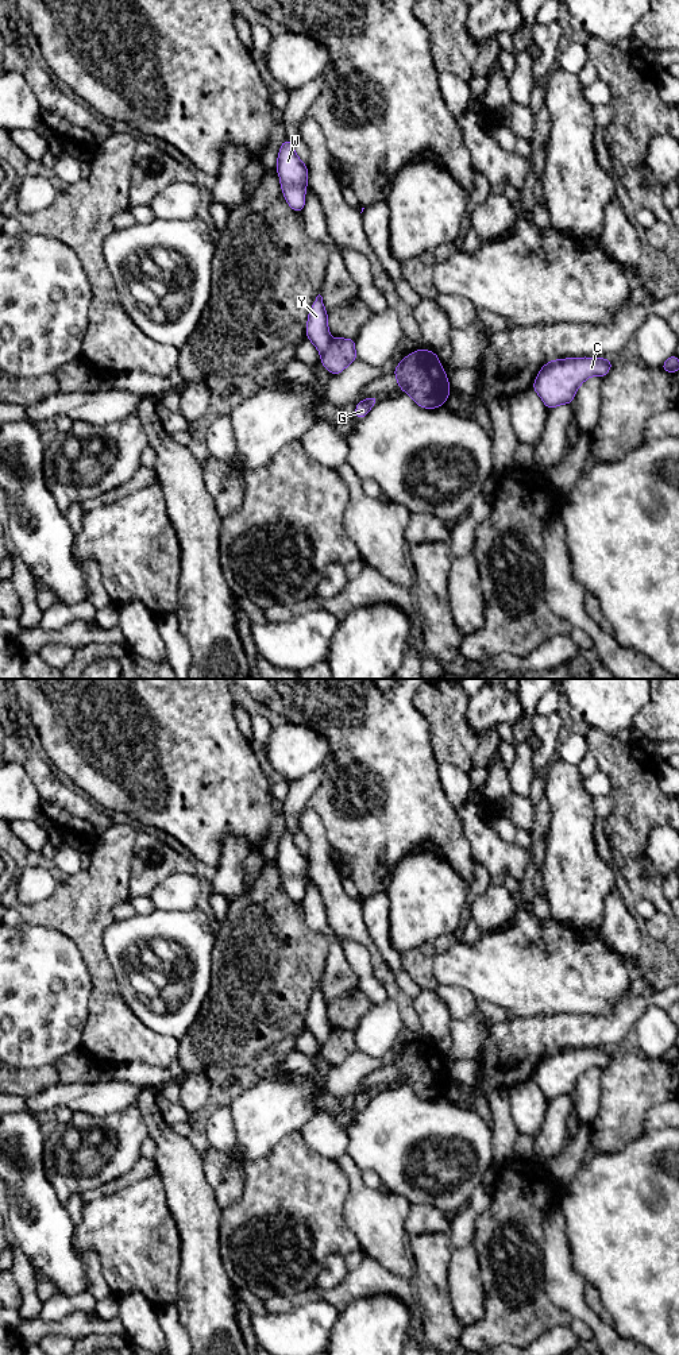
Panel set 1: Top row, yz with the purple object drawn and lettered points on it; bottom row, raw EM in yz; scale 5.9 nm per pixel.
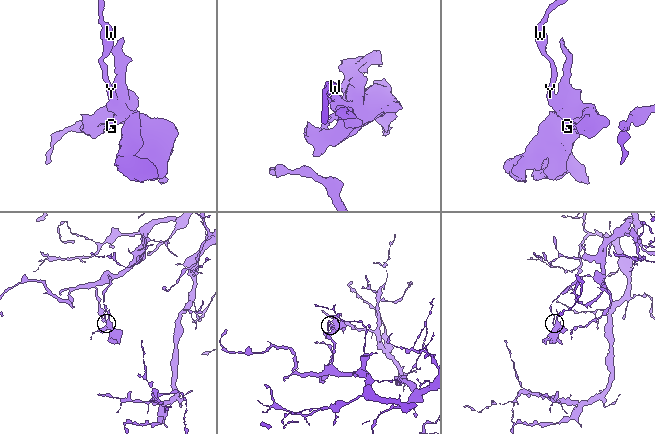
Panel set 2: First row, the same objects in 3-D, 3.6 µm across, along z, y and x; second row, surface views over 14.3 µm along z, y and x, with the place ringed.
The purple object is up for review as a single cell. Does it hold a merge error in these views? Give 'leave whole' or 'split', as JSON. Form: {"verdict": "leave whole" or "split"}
{"verdict": "split"}

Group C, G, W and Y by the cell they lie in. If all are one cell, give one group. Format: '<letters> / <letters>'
C W Y / G

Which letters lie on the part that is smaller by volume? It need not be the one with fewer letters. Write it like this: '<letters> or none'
G

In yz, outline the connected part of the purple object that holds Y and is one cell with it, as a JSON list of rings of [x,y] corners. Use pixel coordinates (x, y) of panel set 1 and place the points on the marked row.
[[[320,294],[316,297],[308,314],[305,332],[306,339],[315,344],[323,356],[328,351],[332,339],[328,329],[328,313],[325,312],[323,297]]]

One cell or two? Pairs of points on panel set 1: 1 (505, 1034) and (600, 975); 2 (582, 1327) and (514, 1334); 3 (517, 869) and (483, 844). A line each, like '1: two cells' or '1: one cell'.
1: two cells
2: one cell
3: one cell

